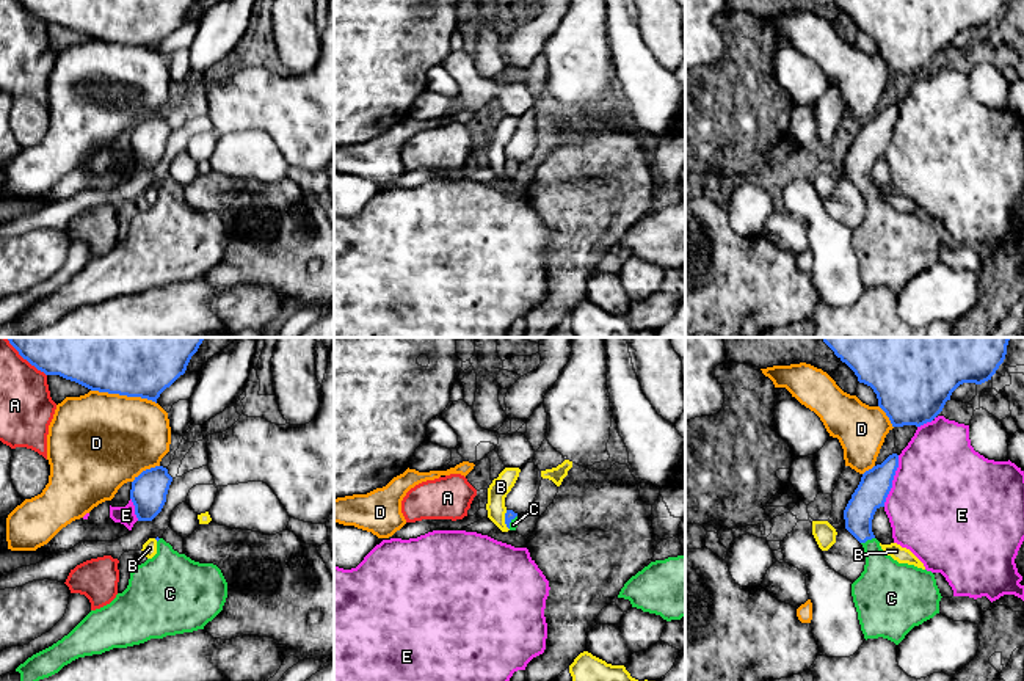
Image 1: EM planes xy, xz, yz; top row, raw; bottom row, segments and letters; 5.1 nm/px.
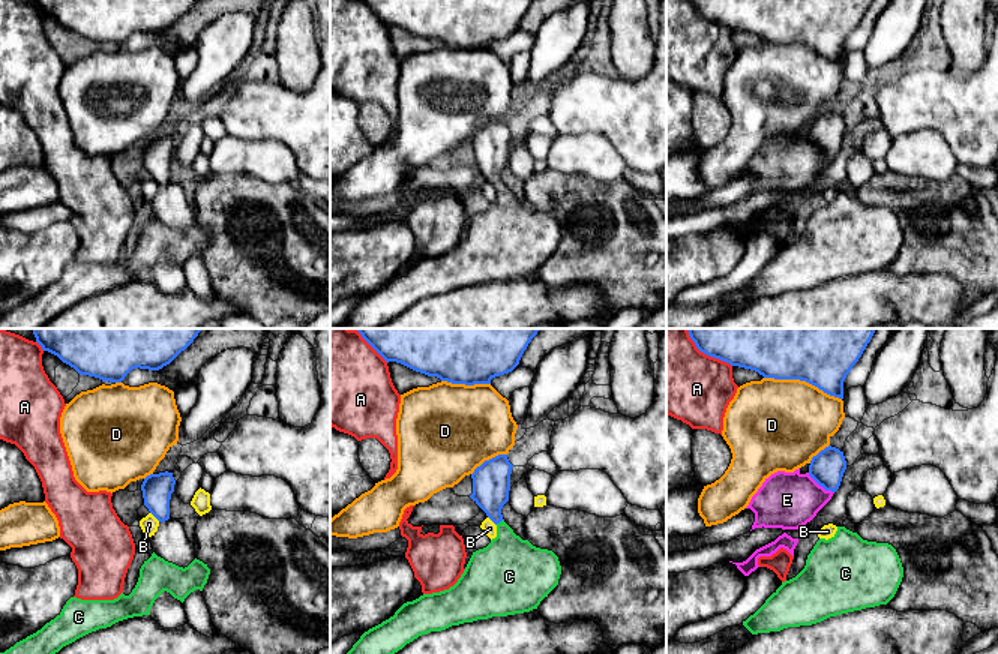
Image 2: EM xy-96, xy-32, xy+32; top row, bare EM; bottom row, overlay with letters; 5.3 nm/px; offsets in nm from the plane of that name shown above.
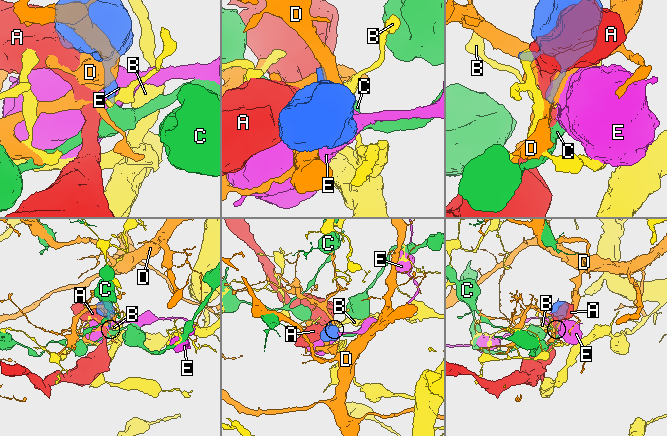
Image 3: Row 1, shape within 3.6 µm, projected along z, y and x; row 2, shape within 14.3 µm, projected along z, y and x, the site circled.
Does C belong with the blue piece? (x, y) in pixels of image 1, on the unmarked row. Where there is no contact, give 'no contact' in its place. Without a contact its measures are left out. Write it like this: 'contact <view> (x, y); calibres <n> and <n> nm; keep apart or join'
contact yz (867, 187); calibres 160 and 260 nm; join

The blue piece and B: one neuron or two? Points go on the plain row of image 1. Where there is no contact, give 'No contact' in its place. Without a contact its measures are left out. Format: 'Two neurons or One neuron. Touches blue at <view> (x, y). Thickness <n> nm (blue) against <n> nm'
Two neurons. Touches blue at xz (505, 168). Thickness 50 nm (blue) against 100 nm

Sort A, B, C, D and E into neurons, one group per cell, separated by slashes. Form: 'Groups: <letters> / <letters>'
Groups: A / B / C / D / E

